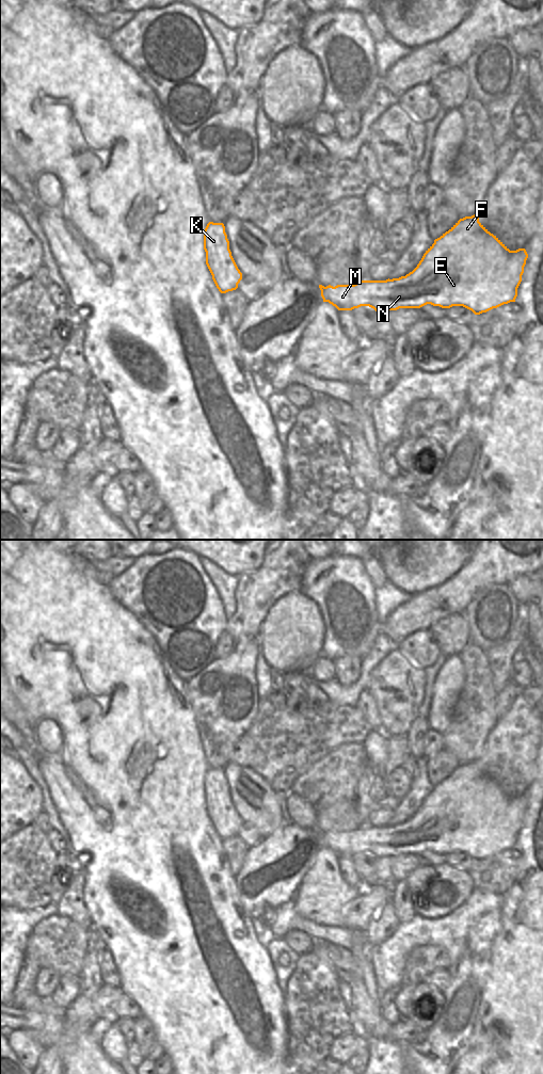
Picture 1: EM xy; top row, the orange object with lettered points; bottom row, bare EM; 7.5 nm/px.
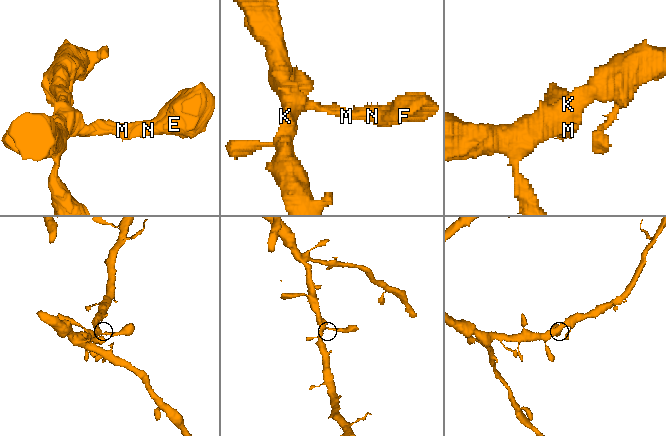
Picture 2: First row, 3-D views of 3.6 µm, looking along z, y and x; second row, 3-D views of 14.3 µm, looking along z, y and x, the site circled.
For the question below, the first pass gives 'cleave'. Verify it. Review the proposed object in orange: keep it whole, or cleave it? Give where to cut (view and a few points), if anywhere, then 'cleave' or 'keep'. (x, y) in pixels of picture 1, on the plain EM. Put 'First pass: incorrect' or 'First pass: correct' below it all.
no cut; keep
First pass: incorrect

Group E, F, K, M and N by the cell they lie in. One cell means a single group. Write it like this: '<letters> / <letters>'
E F K M N

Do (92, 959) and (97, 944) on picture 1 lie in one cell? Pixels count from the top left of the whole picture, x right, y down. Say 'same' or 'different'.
different

